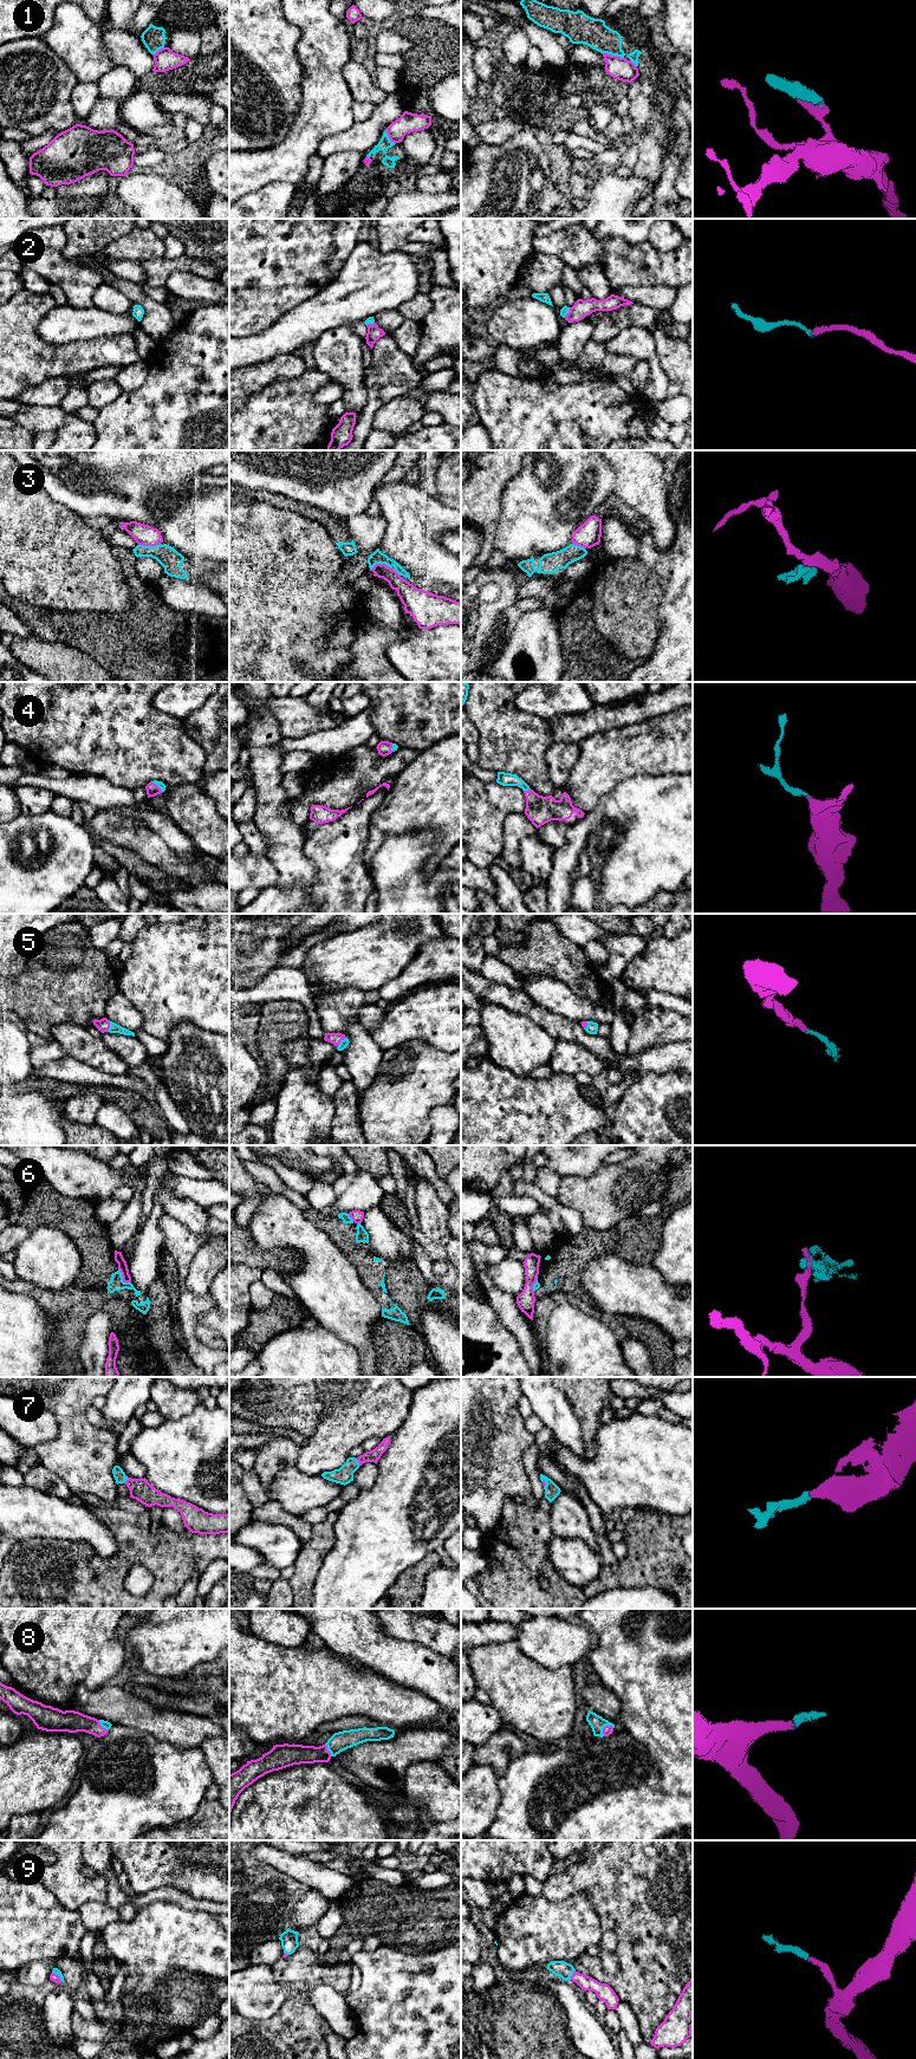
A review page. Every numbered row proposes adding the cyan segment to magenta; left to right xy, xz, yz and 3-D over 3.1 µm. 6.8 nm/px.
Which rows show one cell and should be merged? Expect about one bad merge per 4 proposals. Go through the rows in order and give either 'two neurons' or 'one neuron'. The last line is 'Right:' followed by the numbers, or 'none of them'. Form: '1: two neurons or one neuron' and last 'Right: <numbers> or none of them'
1: two neurons
2: one neuron
3: two neurons
4: one neuron
5: one neuron
6: two neurons
7: one neuron
8: one neuron
9: one neuron
Right: 2, 4, 5, 7, 8, 9

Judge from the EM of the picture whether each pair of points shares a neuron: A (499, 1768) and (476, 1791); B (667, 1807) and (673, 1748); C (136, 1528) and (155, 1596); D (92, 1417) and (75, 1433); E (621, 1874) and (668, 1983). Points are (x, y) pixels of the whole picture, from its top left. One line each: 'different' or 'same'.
A: different
B: different
C: same
D: different
E: same

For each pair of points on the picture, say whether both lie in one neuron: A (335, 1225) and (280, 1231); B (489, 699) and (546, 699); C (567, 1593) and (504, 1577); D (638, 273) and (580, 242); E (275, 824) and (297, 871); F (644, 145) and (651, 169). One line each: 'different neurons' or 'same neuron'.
A: different neurons
B: different neurons
C: same neuron
D: same neuron
E: same neuron
F: same neuron

